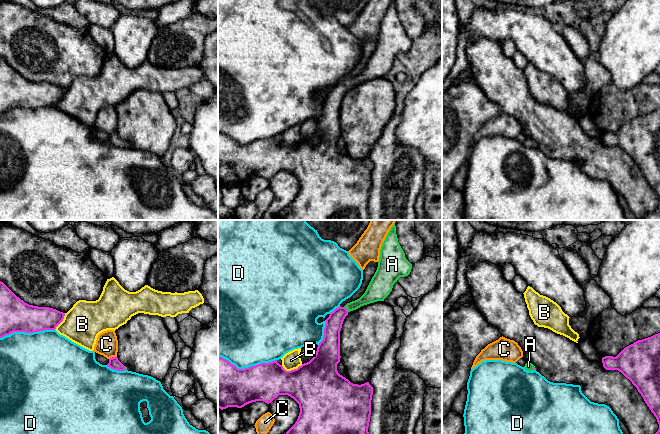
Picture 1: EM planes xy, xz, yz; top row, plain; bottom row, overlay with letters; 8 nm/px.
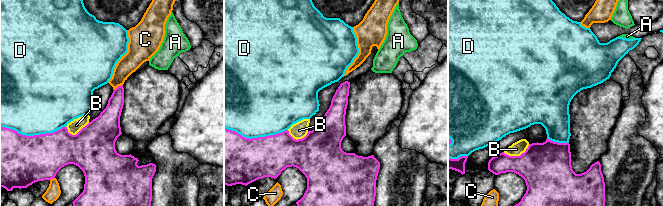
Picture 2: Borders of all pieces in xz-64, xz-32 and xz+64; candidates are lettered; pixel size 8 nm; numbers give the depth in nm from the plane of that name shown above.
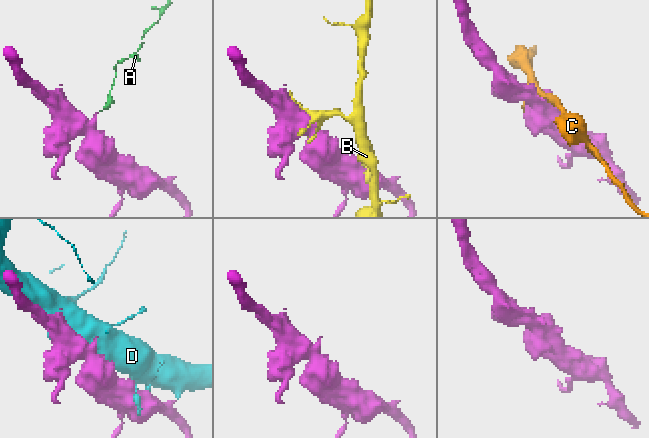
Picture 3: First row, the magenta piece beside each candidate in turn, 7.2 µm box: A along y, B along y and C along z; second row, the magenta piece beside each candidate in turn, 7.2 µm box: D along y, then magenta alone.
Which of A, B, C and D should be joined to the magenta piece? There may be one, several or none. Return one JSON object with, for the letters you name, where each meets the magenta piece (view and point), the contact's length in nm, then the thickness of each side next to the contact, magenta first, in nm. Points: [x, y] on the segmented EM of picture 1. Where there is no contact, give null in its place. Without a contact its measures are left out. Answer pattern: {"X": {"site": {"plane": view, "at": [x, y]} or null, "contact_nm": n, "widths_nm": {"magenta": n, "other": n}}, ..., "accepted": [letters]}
{"A": {"site": {"plane": "xz", "at": [346, 309]}, "contact_nm": 60, "widths_nm": {"magenta": 130, "other": 130}}, "accepted": ["A"]}

